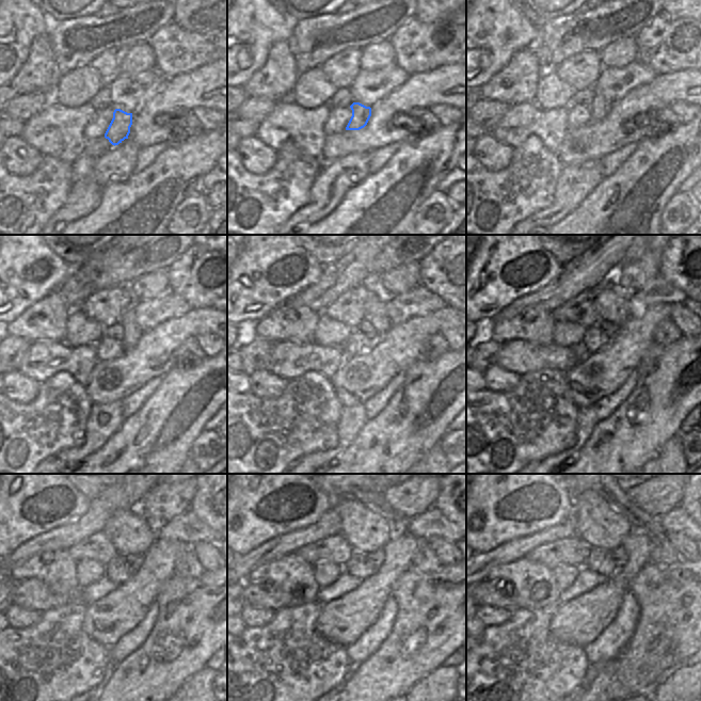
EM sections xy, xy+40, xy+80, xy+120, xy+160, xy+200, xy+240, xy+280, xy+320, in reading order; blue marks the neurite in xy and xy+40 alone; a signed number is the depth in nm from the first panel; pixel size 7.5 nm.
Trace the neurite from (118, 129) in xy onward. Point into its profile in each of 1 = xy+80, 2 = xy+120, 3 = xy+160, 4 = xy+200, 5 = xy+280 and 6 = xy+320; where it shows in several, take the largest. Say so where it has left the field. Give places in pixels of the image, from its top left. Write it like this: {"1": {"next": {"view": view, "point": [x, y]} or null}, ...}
{"1": {"next": {"view": "xy+80", "point": [601, 107]}}, "2": {"next": {"view": "xy+120", "point": [132, 333]}}, "3": {"next": {"view": "xy+160", "point": [375, 313]}}, "4": {"next": {"view": "xy+200", "point": [611, 303]}}, "5": {"next": {"view": "xy+280", "point": [365, 530]}}, "6": {"next": {"view": "xy+320", "point": [601, 526]}}}

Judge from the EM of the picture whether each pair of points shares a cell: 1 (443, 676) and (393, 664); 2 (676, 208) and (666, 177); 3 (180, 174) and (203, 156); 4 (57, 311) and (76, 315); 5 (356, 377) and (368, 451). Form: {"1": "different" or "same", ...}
{"1": "different", "2": "different", "3": "same", "4": "different", "5": "different"}

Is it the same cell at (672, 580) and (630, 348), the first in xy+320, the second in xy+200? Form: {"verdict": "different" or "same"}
{"verdict": "different"}

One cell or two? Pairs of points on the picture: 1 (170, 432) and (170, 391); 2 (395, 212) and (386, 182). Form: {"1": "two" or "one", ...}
{"1": "one", "2": "one"}

